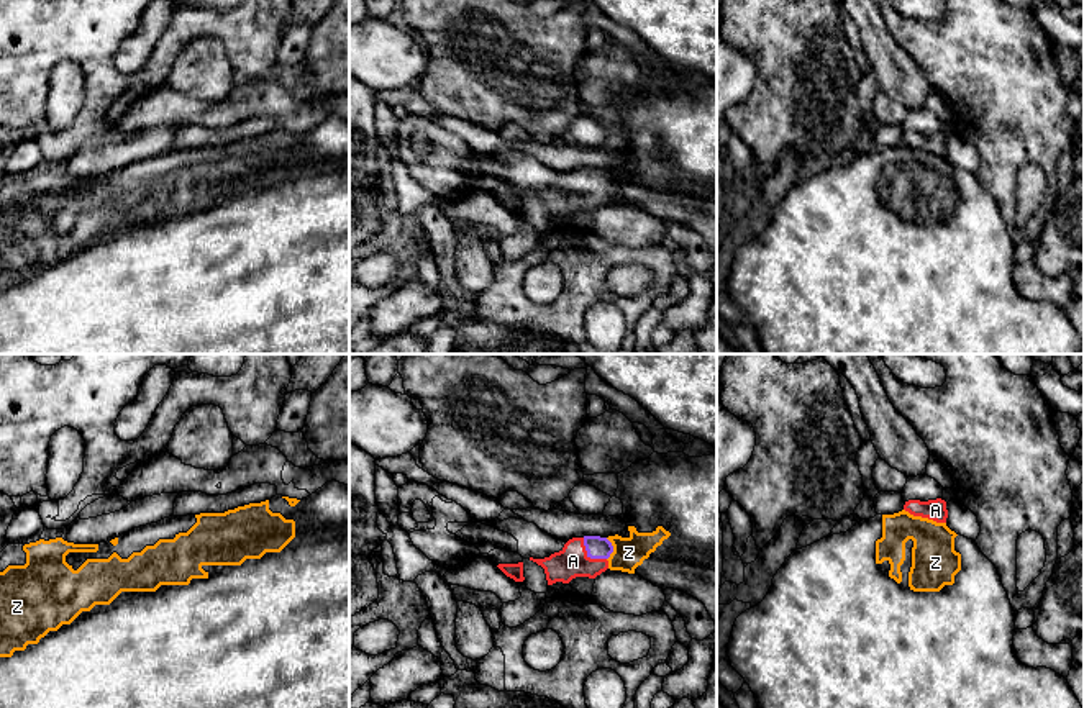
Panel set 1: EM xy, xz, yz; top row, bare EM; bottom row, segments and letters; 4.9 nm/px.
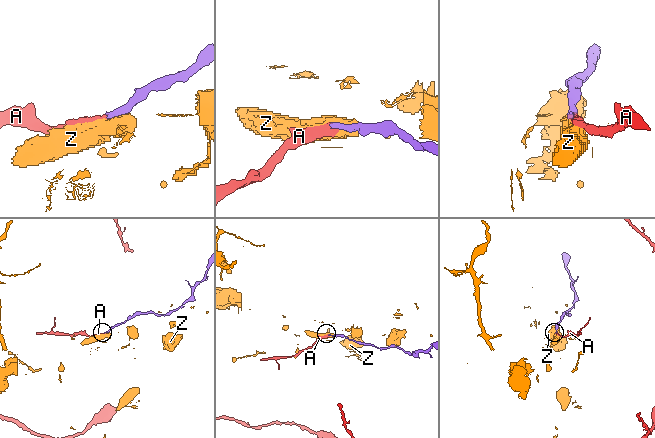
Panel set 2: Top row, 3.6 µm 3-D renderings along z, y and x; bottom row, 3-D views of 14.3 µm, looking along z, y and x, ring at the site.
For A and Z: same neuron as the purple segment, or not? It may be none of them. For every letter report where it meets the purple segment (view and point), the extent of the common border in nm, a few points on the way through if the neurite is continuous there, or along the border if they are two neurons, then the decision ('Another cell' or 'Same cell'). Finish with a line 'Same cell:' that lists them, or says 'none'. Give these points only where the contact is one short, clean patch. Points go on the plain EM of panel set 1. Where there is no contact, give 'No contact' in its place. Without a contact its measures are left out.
A: Touches purple at xz (589, 189). Shared border 160 nm. Path across: xz (597, 181), (589, 189), (573, 194). Same cell
Z: Touches purple at xz (612, 182). Shared border 110 nm. Boundary: xz (605, 171), (612, 179), (607, 192). Another cell
Same cell: A

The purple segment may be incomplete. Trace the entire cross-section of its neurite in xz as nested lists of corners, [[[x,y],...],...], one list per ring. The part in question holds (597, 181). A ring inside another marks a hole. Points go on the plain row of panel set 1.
[[[584,169],[569,172],[559,185],[544,192],[533,192],[544,202],[548,218],[569,216],[576,210],[595,211],[608,202],[613,179],[607,170]]]

